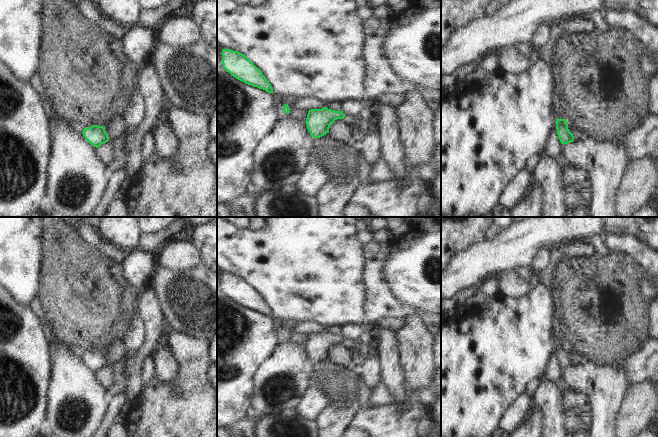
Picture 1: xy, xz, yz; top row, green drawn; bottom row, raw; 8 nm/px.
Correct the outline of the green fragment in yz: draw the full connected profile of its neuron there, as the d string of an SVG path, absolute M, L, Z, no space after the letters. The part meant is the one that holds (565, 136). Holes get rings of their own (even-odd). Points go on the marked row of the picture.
M556 119L556 129L561 144L568 144L574 141L574 136L569 131L568 122L565 119Z

